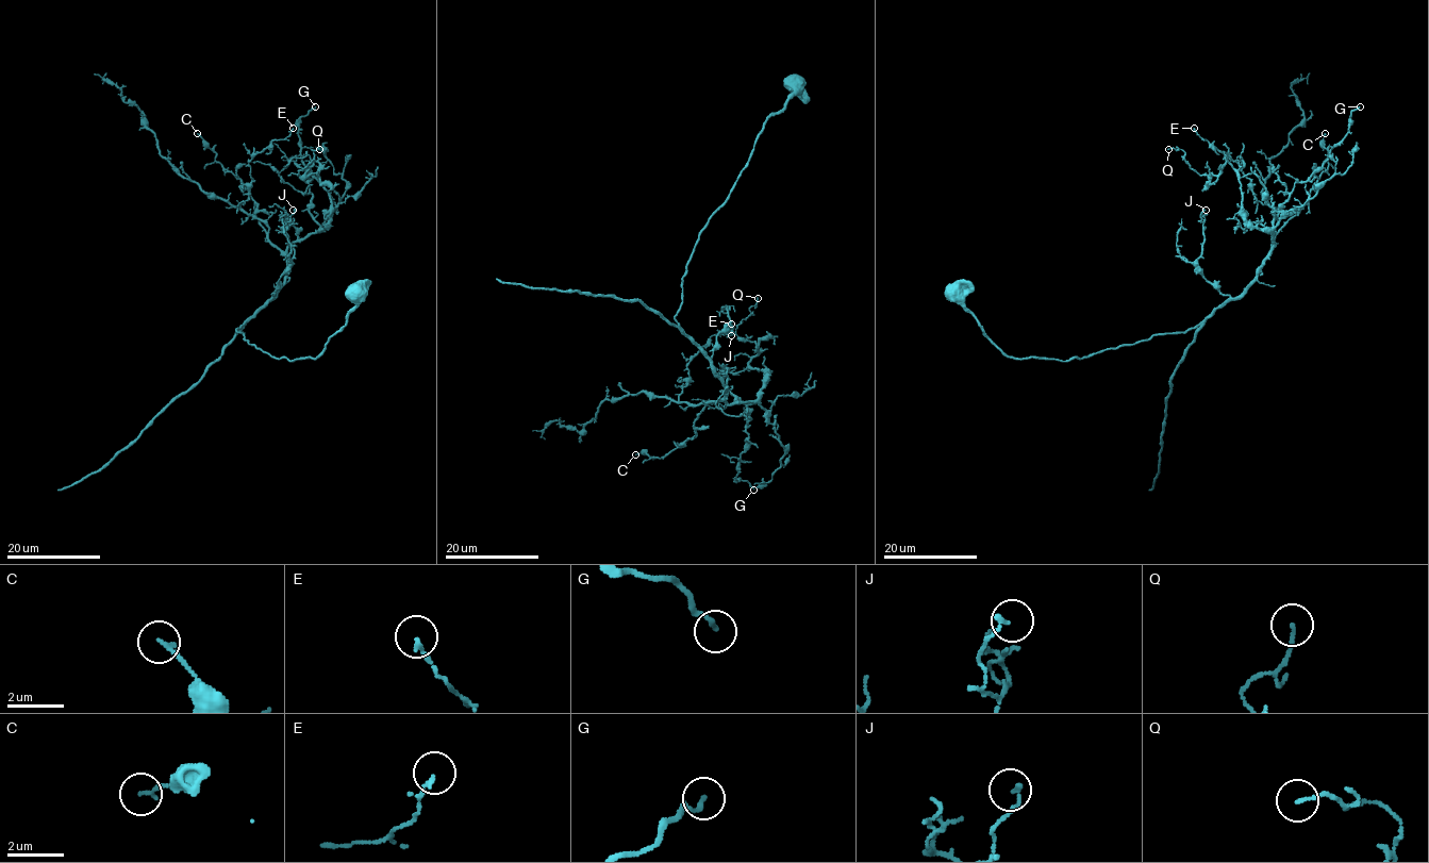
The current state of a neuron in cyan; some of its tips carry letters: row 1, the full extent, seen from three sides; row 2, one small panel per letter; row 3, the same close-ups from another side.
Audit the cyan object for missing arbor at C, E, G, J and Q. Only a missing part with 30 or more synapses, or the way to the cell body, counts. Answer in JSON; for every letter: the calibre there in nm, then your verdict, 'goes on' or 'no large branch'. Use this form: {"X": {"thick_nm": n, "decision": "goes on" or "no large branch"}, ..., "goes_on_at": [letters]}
{"C": {"thick_nm": 130, "decision": "no large branch"}, "E": {"thick_nm": 100, "decision": "no large branch"}, "G": {"thick_nm": 170, "decision": "no large branch"}, "J": {"thick_nm": 160, "decision": "no large branch"}, "Q": {"thick_nm": 110, "decision": "no large branch"}, "goes_on_at": []}

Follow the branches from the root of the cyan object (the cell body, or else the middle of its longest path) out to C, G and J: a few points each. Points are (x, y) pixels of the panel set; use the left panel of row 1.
C: (355, 293), (315, 358), (276, 358), (244, 339), (236, 330), (276, 295), (286, 256), (197, 133)
G: (355, 293), (315, 358), (272, 357), (236, 330), (284, 282), (286, 249), (320, 229), (298, 135), (315, 106)
J: (355, 293), (355, 308), (315, 358), (272, 357), (236, 330), (272, 297), (294, 254), (286, 232), (293, 210)

